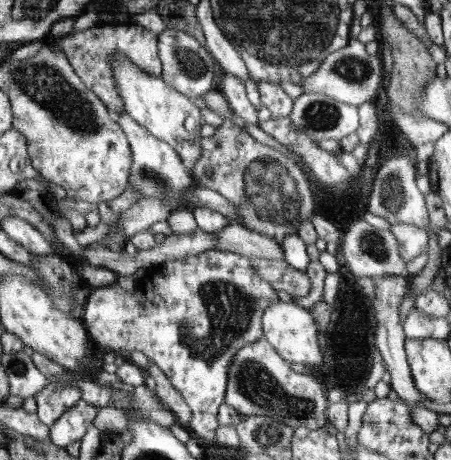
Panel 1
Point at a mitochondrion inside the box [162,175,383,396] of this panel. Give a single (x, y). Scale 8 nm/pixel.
(225, 310)

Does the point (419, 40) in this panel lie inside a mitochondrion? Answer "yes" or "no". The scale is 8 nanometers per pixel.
no

